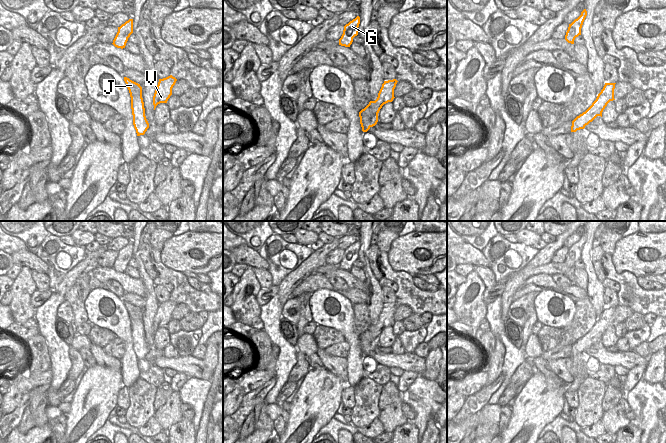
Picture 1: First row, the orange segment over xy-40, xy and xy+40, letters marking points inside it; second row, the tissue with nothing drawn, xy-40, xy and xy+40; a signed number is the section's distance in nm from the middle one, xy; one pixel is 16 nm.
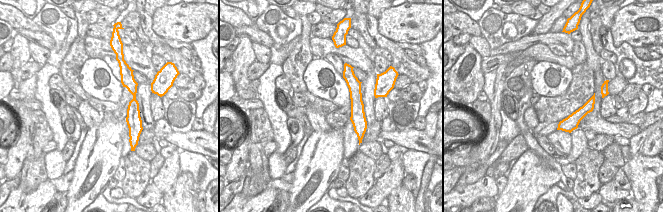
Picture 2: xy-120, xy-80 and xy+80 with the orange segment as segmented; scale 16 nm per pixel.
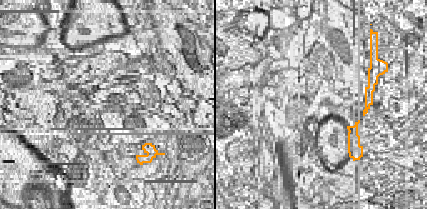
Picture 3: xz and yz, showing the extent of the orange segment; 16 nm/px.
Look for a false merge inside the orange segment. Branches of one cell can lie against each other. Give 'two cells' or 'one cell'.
two cells

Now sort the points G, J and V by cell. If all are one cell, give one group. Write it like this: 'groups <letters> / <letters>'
groups G J / V

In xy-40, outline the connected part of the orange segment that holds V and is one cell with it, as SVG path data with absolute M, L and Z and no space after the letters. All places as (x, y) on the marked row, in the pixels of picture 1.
M172 75L159 79L157 88L153 96L154 110L160 103L167 103L168 99L172 95L172 88L175 85L177 79Z

